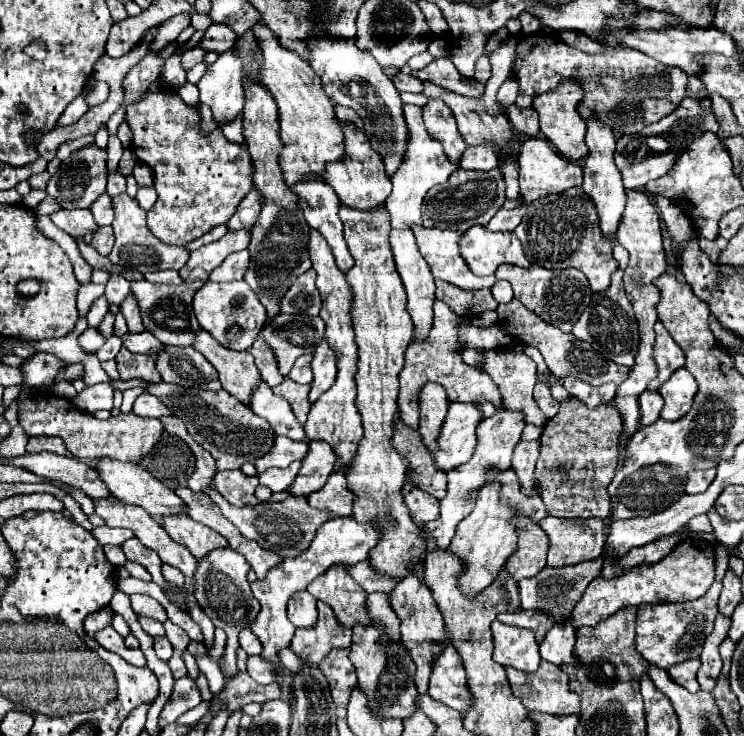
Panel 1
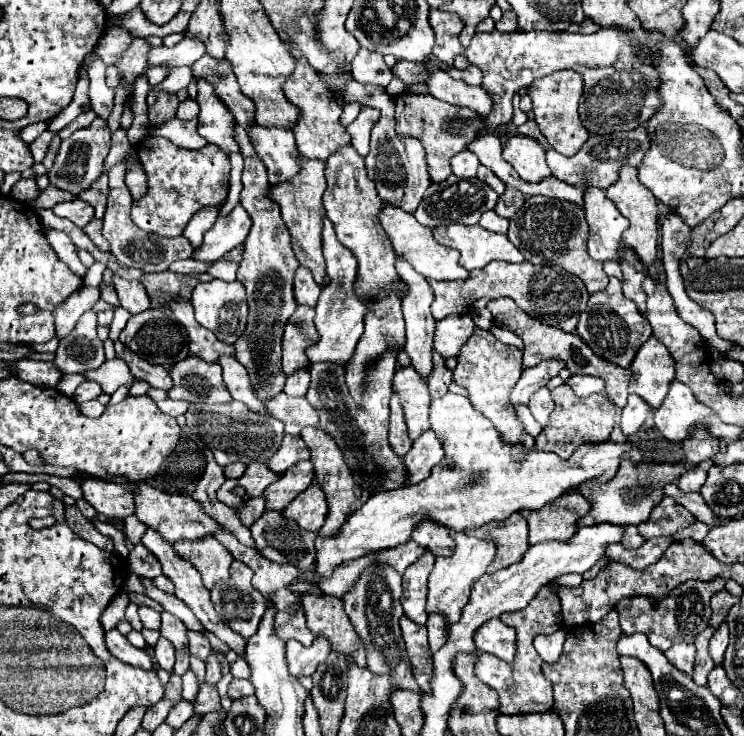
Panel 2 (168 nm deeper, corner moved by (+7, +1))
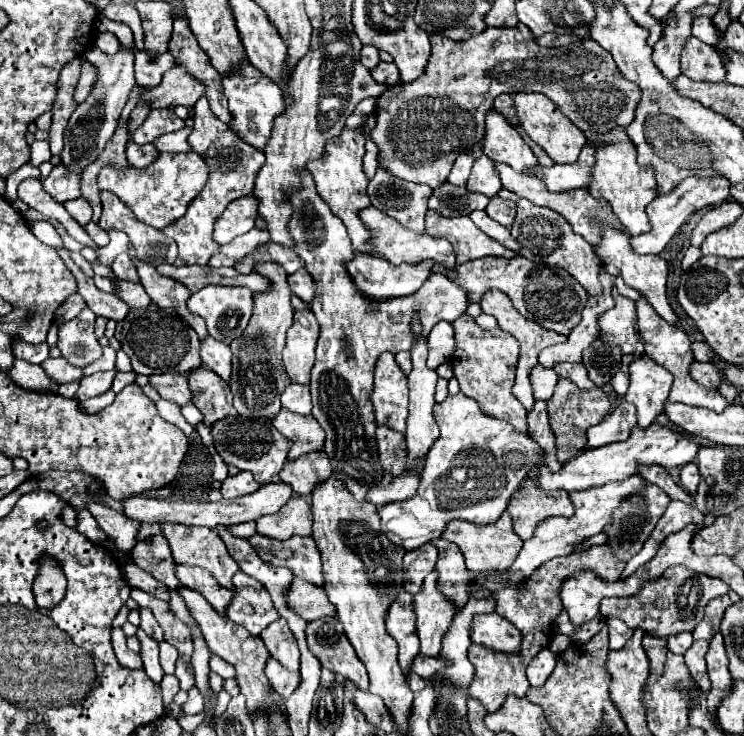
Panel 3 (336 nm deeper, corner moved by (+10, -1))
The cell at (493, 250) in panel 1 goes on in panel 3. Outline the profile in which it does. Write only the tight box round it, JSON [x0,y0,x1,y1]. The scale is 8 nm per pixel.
[425,210,517,264]

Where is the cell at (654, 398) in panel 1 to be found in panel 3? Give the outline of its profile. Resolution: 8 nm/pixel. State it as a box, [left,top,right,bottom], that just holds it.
[585,400,637,450]

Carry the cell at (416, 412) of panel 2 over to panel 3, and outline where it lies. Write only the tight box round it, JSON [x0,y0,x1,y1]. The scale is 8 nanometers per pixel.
[371,352,407,432]

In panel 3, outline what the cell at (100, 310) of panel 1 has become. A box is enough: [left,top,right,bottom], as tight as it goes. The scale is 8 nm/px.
[57,308,101,368]

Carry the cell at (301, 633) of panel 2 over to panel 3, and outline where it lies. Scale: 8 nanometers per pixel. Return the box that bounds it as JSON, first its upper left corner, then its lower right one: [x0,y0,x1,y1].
[259,618,299,670]

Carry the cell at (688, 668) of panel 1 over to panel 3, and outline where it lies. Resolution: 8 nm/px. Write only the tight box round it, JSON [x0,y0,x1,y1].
[667,632,693,654]

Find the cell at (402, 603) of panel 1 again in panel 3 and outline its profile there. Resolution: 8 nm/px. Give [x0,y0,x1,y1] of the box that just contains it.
[403,544,439,594]

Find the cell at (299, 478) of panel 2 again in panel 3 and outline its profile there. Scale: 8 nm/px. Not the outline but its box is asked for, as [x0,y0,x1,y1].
[123,482,293,528]

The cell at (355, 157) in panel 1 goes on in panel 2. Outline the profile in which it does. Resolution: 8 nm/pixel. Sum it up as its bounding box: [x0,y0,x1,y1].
[284,58,352,162]

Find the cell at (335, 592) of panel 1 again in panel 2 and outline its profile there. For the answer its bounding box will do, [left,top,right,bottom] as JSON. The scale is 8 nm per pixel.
[302,594,366,664]

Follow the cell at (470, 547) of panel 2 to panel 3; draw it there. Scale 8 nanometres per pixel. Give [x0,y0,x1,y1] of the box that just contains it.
[413,572,455,656]

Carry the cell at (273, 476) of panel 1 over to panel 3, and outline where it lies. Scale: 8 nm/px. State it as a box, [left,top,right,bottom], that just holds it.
[221,472,259,500]

